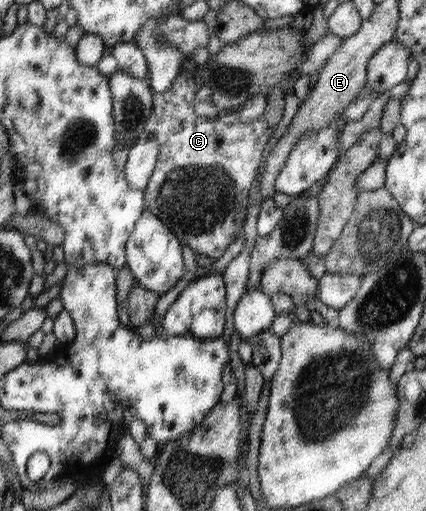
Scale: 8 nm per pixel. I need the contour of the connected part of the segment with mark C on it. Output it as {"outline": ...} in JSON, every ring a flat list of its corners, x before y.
{"outline":[[181,73,174,86,165,93,153,93,151,114,145,121,145,131,159,142,159,153,149,183,144,190,147,211,161,218,180,240,196,255,219,259,231,245,235,233,246,223,250,207,249,189,257,178,263,150,275,126,265,123,265,117,253,123,219,123,216,119,197,117,191,103,195,99,195,81]]}

